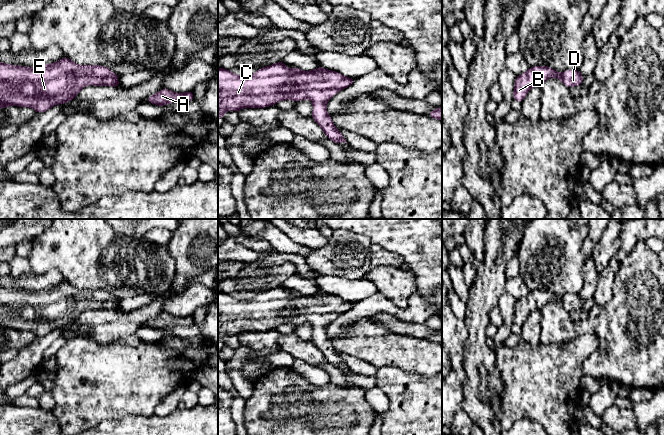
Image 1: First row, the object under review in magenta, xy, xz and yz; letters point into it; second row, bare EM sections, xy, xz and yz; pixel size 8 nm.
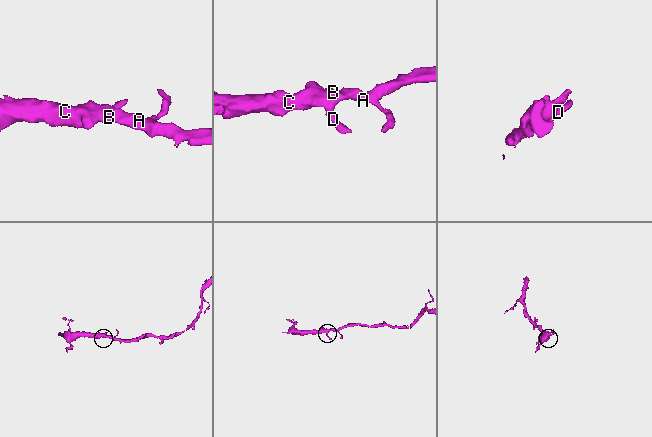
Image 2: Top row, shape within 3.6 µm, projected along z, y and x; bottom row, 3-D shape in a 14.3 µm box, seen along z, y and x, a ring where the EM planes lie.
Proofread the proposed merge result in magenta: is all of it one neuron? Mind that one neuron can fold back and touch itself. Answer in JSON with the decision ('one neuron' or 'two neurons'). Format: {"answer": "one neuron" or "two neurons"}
{"answer": "one neuron"}

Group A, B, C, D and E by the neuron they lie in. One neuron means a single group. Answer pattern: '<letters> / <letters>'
A B C D E

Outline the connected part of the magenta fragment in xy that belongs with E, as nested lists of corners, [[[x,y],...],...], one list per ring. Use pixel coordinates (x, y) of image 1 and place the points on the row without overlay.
[[[66,280],[58,286],[32,292],[0,286],[0,333],[6,330],[31,331],[35,333],[36,337],[42,337],[53,329],[71,325],[85,309],[120,312],[118,300],[108,291],[81,290]]]

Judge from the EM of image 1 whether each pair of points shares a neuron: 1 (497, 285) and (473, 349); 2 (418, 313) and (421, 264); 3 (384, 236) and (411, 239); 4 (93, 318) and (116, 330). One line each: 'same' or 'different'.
1: same
2: different
3: same
4: same

